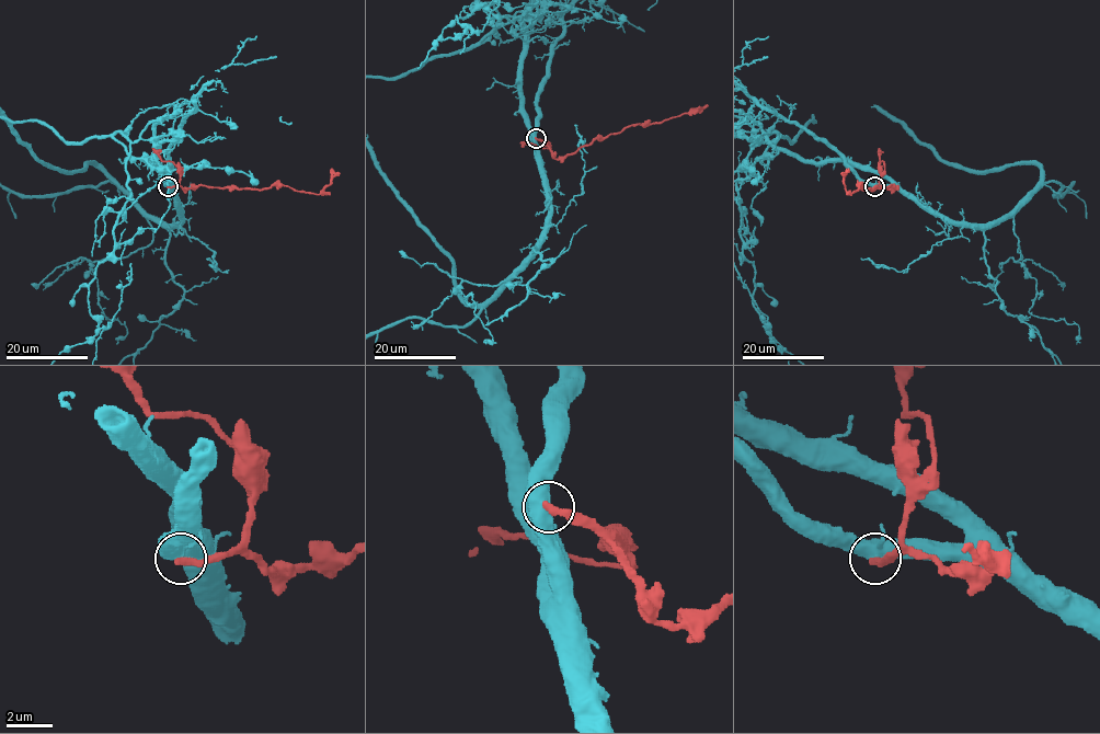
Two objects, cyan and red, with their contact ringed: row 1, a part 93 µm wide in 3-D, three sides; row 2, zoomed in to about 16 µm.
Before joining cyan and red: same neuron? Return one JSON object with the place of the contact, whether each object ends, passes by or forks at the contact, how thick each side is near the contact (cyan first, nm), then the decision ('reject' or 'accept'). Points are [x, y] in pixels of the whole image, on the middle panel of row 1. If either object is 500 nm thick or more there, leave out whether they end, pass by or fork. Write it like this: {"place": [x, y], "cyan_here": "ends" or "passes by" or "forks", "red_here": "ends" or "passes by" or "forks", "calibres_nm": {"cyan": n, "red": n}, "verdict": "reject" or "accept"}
{"place": [536, 138], "cyan_here": "forks", "red_here": "ends", "calibres_nm": {"cyan": 440, "red": 360}, "verdict": "reject"}

